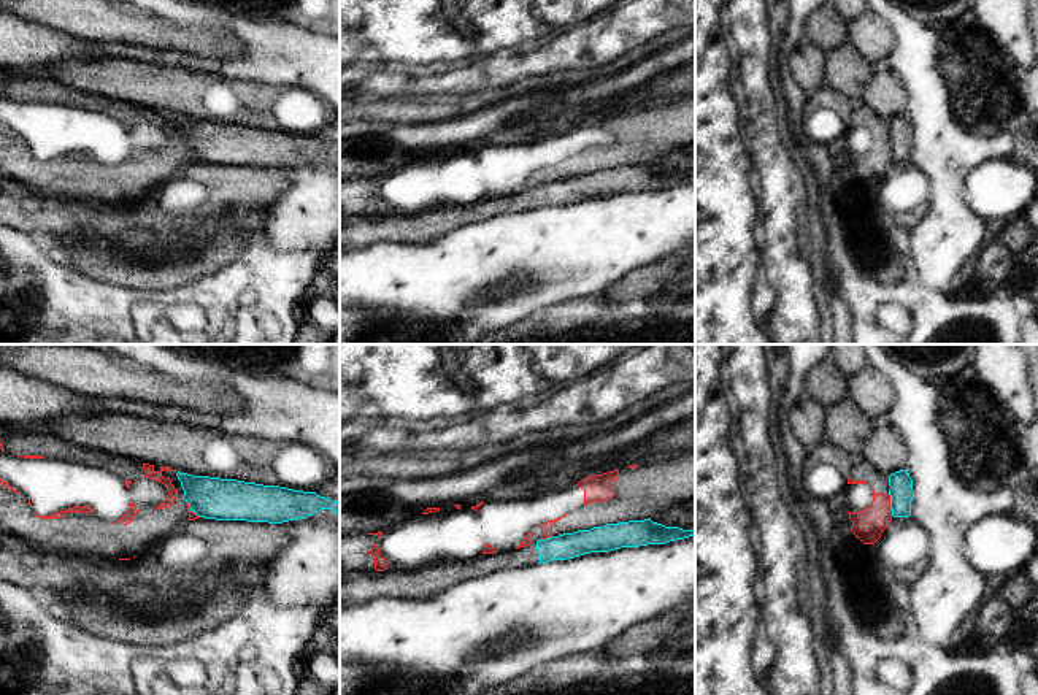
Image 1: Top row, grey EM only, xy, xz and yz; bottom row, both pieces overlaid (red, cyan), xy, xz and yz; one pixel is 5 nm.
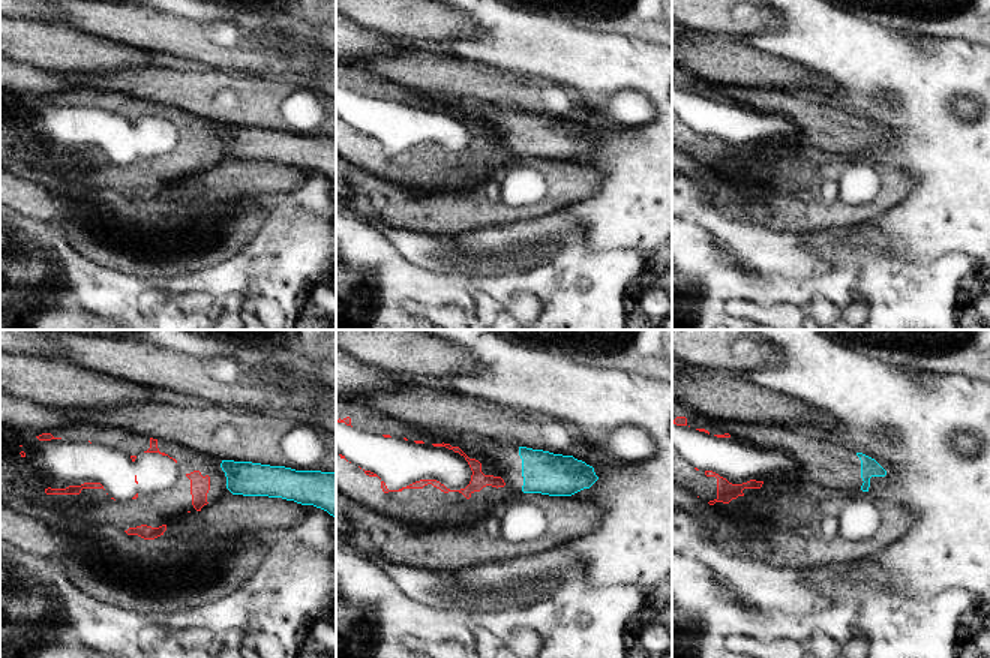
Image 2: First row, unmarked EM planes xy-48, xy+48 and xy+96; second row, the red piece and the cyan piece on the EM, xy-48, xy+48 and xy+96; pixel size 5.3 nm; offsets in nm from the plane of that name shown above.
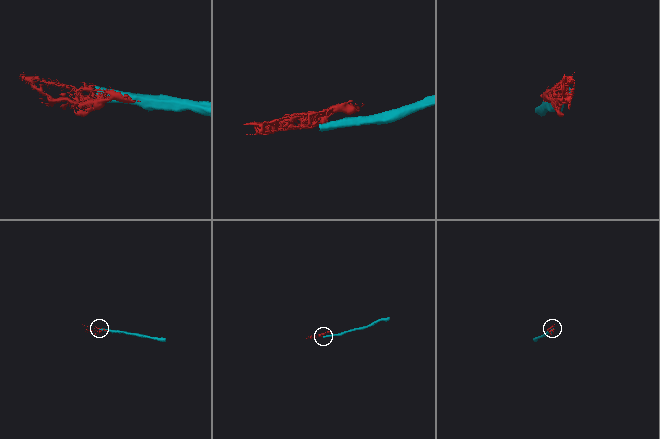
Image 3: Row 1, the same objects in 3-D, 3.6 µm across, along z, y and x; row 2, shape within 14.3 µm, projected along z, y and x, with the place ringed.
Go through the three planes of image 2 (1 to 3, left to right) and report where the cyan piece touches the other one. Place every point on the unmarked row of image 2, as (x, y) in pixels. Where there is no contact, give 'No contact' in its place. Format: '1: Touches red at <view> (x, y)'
1: No contact
2: No contact
3: No contact

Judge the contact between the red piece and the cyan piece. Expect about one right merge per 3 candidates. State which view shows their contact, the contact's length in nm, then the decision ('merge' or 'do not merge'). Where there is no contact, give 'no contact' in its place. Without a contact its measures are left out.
meets red in yz; contact 110 nm long; do not merge

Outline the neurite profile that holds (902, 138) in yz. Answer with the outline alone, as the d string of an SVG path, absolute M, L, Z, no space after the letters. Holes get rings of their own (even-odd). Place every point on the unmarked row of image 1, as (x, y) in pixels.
M906 114L895 116L889 121L889 140L894 162L909 162L911 146L914 143L913 124Z

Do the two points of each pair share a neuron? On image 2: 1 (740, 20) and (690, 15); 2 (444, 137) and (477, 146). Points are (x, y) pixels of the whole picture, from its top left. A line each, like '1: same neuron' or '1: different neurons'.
1: same neuron
2: same neuron

